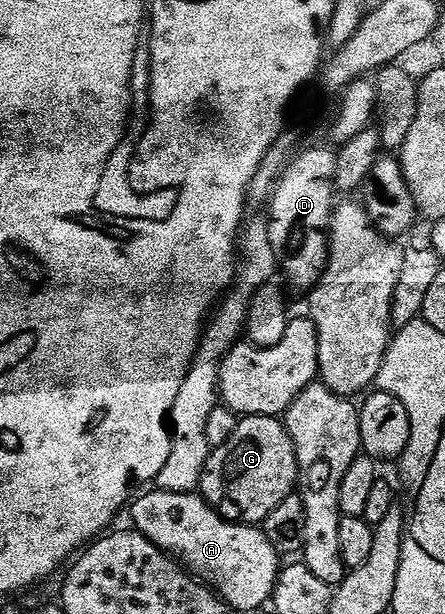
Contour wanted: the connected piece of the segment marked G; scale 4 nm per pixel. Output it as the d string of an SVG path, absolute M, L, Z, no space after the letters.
M247 416L239 419L236 430L224 446L213 449L202 471L200 495L223 519L243 525L261 525L262 521L295 491L298 483L298 463L286 425L273 416Z

